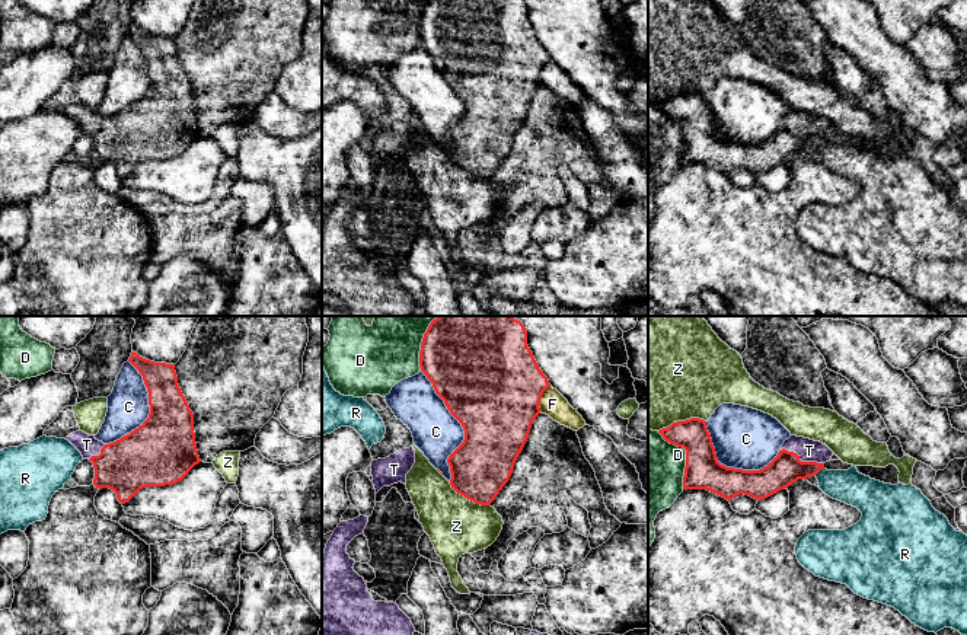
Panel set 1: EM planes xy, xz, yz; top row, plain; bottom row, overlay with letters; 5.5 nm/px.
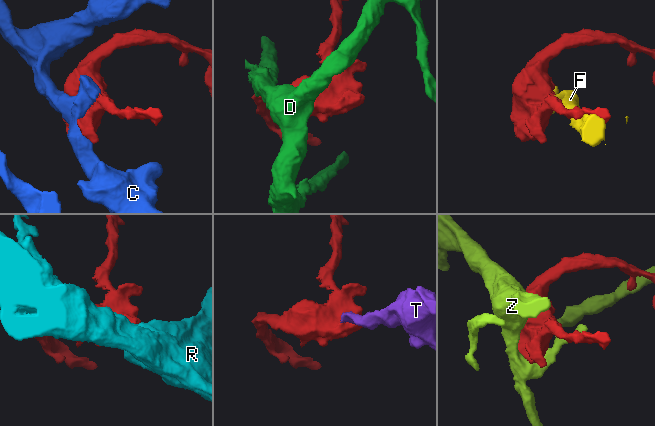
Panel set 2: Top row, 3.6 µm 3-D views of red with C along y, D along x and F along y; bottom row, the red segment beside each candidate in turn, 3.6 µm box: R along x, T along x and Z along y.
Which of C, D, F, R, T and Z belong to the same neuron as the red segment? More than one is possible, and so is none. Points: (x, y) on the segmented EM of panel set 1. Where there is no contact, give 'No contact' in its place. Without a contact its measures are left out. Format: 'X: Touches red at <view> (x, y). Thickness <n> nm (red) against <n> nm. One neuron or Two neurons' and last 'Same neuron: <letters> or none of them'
C: Touches red at xz (462, 426). Thickness 500 nm (red) against 260 nm. Two neurons
D: Touches red at yz (686, 456). Thickness 200 nm (red) against 380 nm. Two neurons
F: Touches red at xz (541, 398). Thickness 500 nm (red) against 140 nm. Two neurons
R: Touches red at yz (819, 471). Thickness 170 nm (red) against 190 nm. Two neurons
T: Touches red at yz (800, 460). Thickness 170 nm (red) against 130 nm. One neuron
Z: Touches red at yz (682, 421). Thickness 180 nm (red) against 480 nm. Two neurons
Same neuron: T

